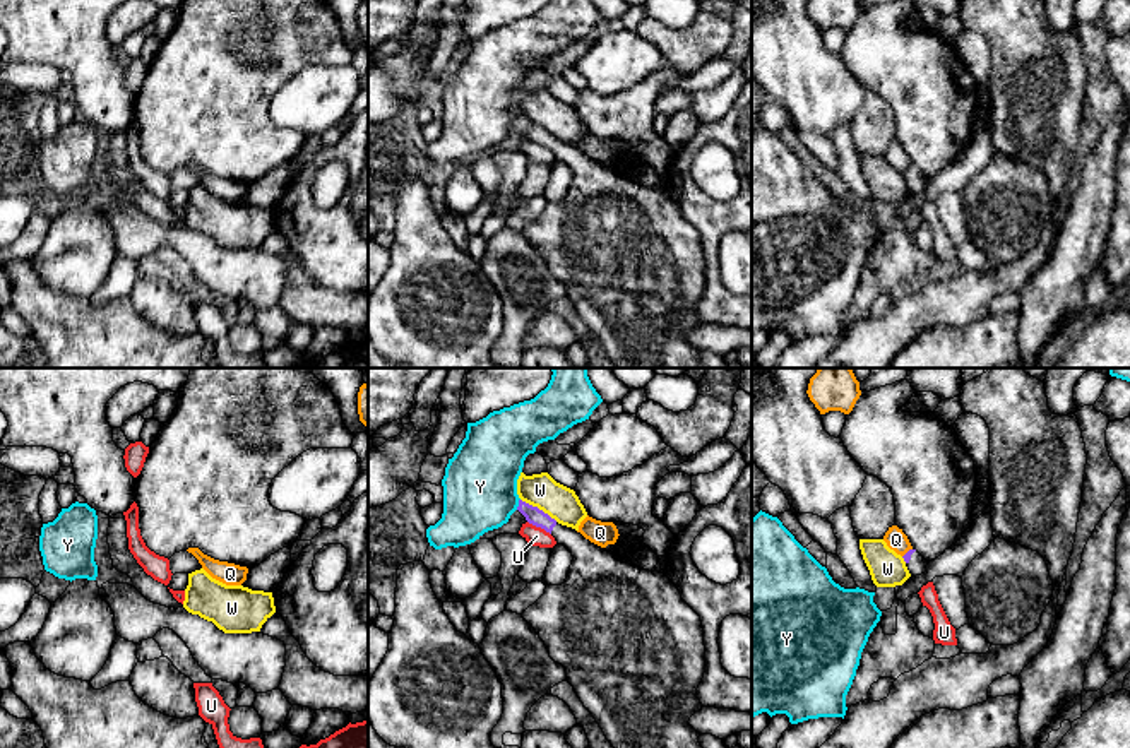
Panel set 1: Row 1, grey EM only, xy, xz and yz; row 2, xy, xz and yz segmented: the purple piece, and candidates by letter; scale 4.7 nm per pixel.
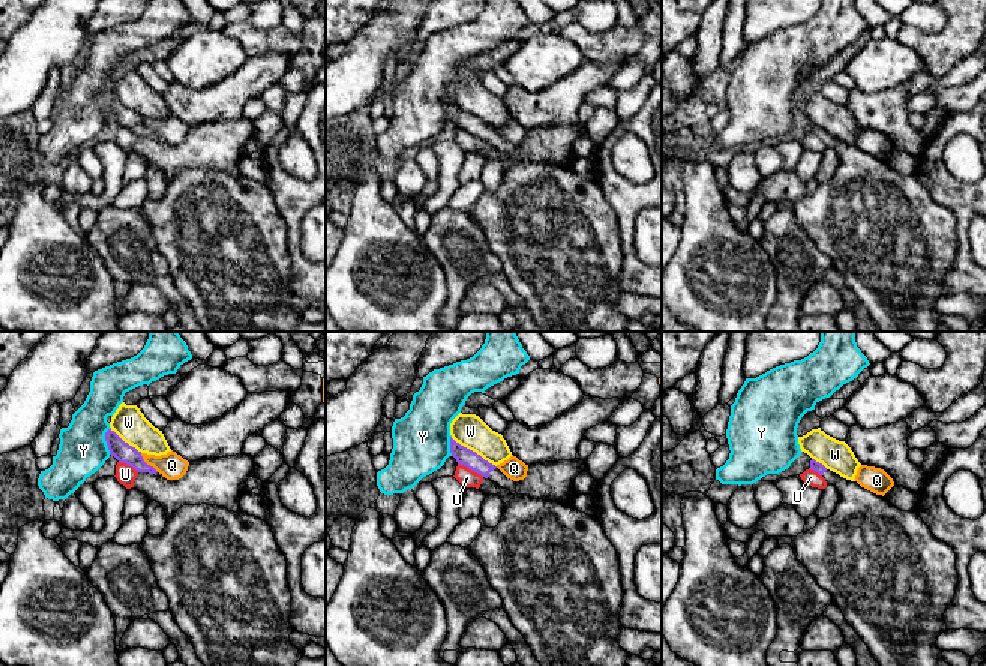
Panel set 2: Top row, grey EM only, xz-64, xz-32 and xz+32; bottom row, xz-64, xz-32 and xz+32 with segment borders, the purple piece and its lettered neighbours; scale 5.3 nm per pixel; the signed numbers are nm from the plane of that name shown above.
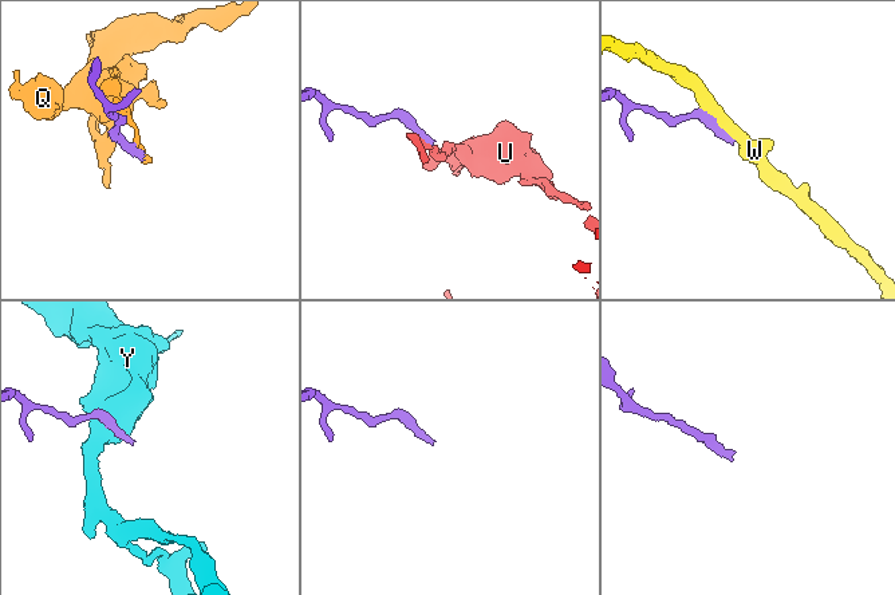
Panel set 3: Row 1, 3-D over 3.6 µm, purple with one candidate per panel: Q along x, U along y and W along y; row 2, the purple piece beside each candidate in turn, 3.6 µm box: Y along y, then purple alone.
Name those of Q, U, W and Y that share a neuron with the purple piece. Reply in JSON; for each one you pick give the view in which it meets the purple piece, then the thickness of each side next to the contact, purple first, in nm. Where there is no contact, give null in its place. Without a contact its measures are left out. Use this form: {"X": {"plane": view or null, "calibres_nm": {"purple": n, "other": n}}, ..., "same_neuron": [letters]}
{"same_neuron": []}

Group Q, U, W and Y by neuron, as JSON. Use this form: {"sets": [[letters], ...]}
{"sets": [["Q"], ["U"], ["W"], ["Y"]]}

